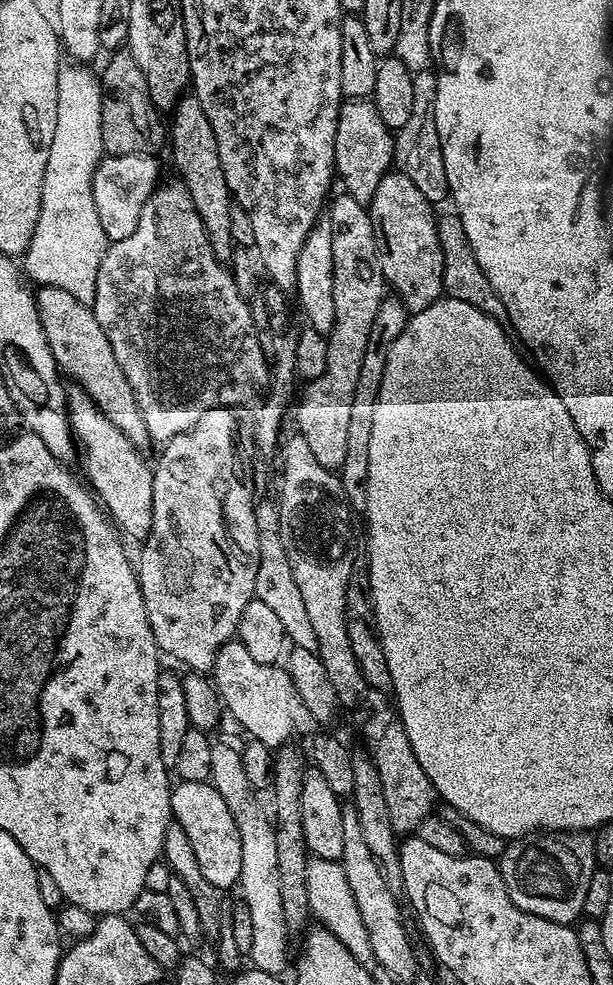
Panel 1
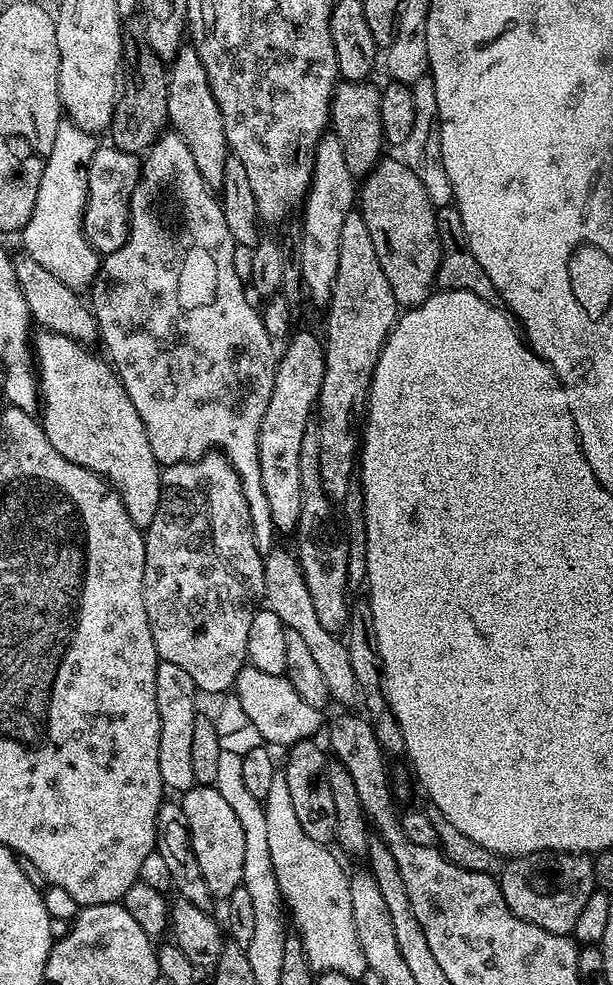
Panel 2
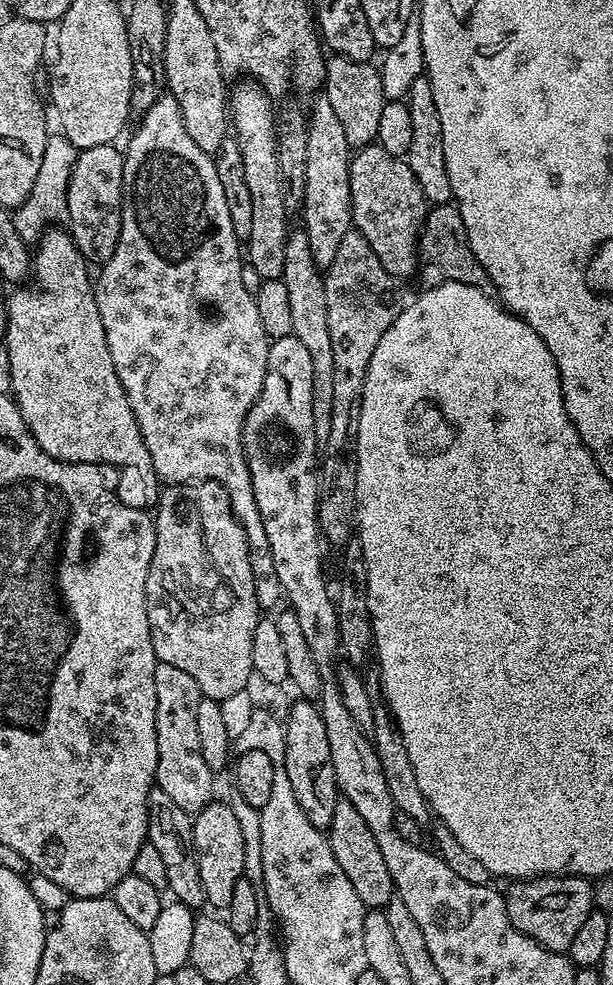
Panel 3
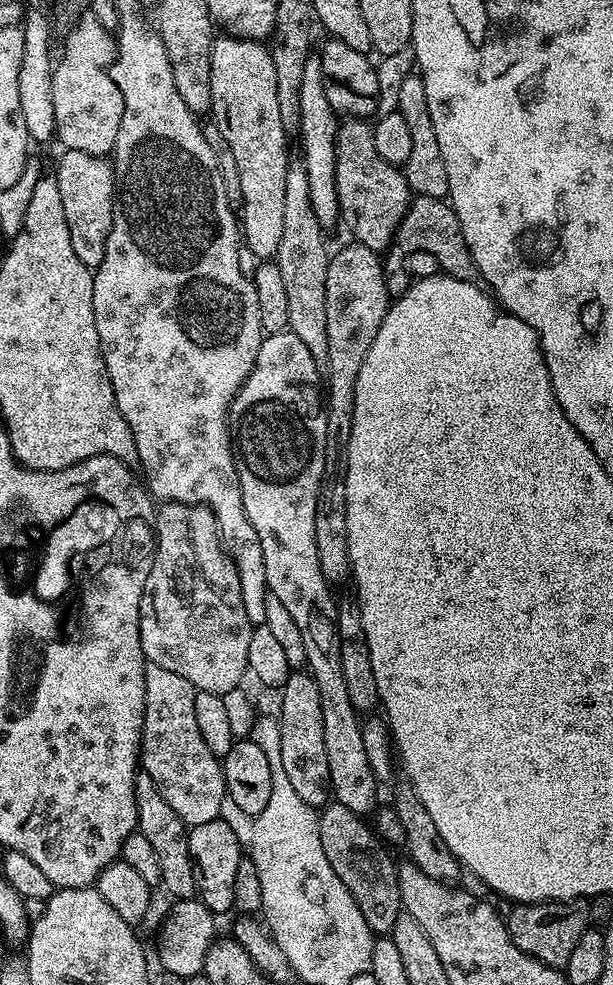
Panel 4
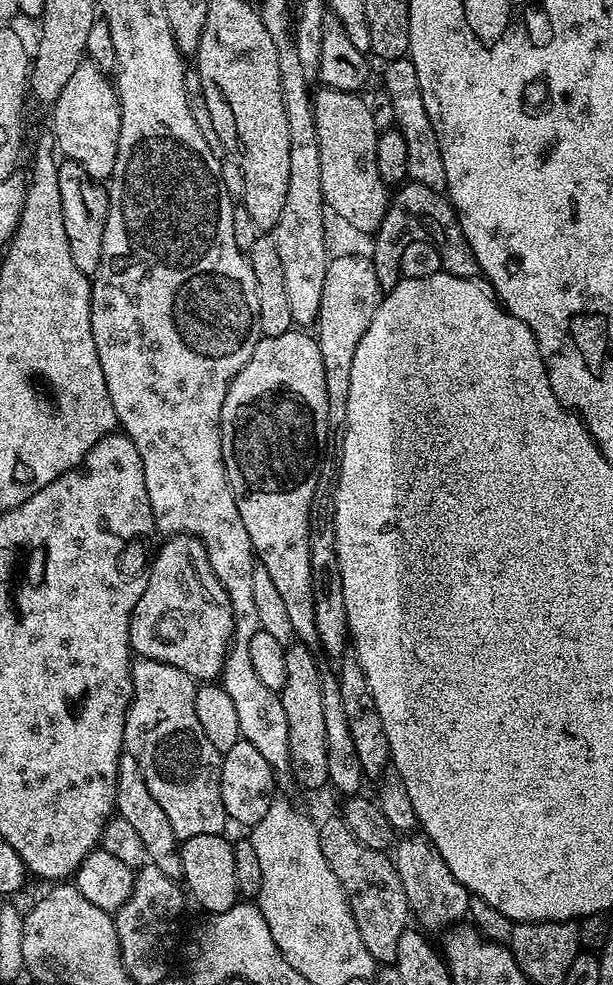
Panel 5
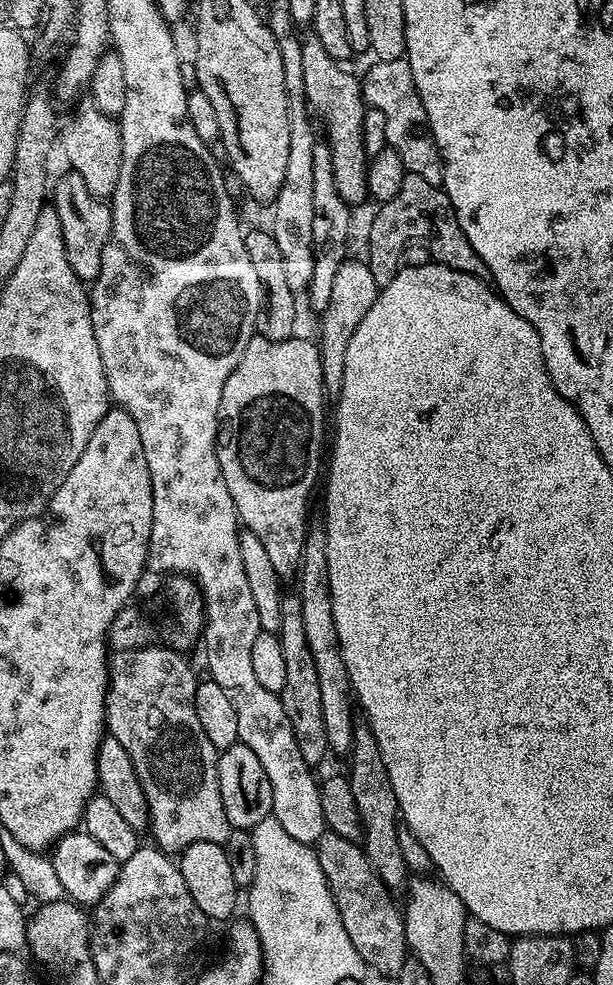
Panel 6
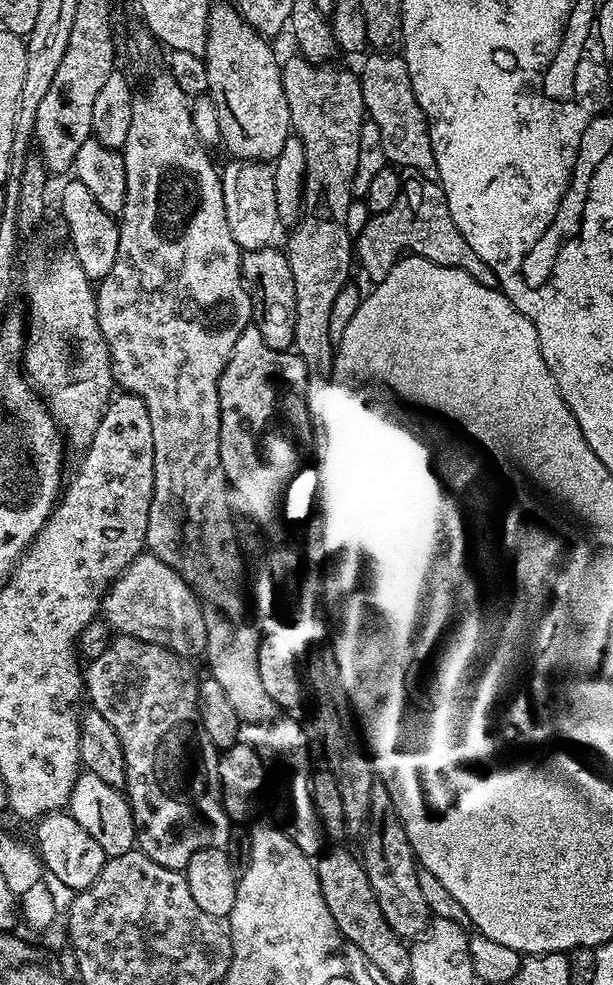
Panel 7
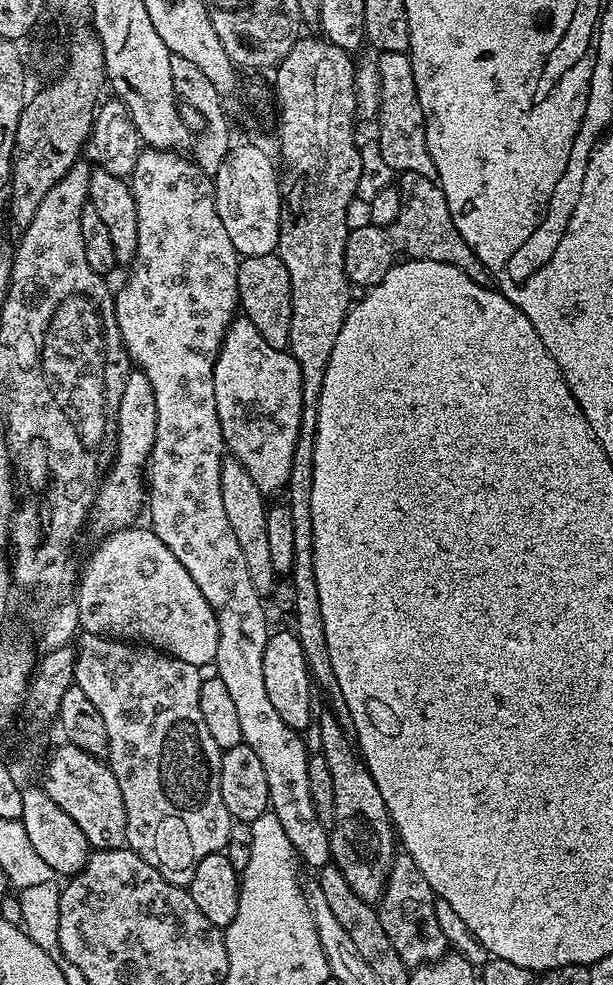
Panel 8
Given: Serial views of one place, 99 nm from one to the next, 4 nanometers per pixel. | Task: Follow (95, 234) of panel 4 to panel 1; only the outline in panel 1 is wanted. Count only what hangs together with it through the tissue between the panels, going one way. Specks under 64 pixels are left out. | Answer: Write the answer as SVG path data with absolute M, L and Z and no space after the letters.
M142 153L126 154L125 157L105 155L94 170L94 210L98 210L98 222L102 222L102 230L108 235L109 241L130 238L134 226L138 226L142 206L162 180L160 164L156 158L155 155Z

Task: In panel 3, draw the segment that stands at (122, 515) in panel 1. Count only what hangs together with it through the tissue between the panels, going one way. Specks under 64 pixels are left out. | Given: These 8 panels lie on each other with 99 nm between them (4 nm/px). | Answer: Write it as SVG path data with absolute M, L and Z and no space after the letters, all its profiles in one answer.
M49 229L41 235L38 241L38 247L34 252L34 276L40 279L40 288L28 288L29 286L20 286L15 289L16 292L12 297L6 300L8 306L8 324L2 329L4 336L4 348L8 351L8 368L12 371L12 388L14 399L20 406L20 412L24 415L28 428L32 431L32 436L38 442L38 446L42 446L42 450L46 450L46 454L50 454L59 460L65 460L71 464L108 464L111 468L117 470L125 470L124 468L136 468L136 500L135 507L145 510L151 509L153 505L159 501L162 491L162 481L156 474L154 462L150 460L150 450L146 448L146 442L142 440L142 434L138 428L138 422L134 418L134 410L130 410L130 402L126 398L126 390L122 386L122 382L118 378L118 370L114 370L114 358L110 358L110 350L106 346L106 330L102 330L102 318L98 318L98 310L94 306L90 306L89 301L94 296L94 284L88 280L88 272L84 256L76 249L76 244L72 240L71 235L63 229Z

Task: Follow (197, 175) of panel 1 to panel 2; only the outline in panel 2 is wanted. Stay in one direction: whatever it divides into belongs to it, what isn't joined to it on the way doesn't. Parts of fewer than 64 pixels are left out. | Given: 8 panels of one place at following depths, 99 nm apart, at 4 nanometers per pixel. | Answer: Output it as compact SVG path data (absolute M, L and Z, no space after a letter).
M181 46L176 57L170 61L168 124L171 131L181 136L190 148L194 166L198 166L198 174L202 174L208 187L220 190L223 186L226 160L230 155L222 122L222 110L218 110L218 102L214 102L208 75L202 66L202 58L198 58L195 48L191 46Z

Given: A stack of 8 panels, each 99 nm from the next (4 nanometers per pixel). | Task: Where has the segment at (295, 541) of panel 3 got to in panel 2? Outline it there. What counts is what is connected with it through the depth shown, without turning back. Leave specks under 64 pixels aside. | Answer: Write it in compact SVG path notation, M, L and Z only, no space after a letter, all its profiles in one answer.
M298 332L287 341L288 349L279 353L268 412L262 414L262 426L258 430L258 466L262 466L262 490L266 490L270 518L280 534L295 533L300 517L304 492L300 489L302 474L298 470L298 453L302 450L302 434L306 434L306 426L313 419L324 381L324 345L321 337L316 337L312 332Z

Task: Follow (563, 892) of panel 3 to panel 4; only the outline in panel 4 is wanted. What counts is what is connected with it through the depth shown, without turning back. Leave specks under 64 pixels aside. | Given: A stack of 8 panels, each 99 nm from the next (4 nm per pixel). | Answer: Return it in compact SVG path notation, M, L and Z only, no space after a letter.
M587 899L548 900L545 904L516 904L506 916L508 933L514 946L518 946L518 950L530 954L546 966L563 969L578 938L582 938L582 934L589 931L588 905Z

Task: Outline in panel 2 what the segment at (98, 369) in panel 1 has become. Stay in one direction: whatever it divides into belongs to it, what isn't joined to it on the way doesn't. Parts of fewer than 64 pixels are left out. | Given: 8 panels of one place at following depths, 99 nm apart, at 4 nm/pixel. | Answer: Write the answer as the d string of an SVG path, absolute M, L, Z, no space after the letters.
M26 254L19 255L12 256L14 278L18 278L18 290L22 290L22 298L26 298L28 313L32 315L33 321L45 332L62 334L77 342L95 341L99 337L100 327L96 324L96 316L91 307L85 301L84 304L80 301L81 293L66 286L66 282L54 278L54 274L50 274L46 266L34 262L34 258Z

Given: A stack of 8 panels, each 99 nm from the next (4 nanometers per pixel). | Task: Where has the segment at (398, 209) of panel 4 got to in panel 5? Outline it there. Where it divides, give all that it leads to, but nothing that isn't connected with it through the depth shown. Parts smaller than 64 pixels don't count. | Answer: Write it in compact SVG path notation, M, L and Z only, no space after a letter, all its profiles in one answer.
M323 86L315 89L312 98L312 113L318 126L318 150L322 150L322 194L324 203L329 204L346 218L351 225L368 233L375 233L376 227L386 218L390 199L389 185L384 183L382 174L378 174L376 161L376 137L374 114L371 103L359 92L334 90Z

